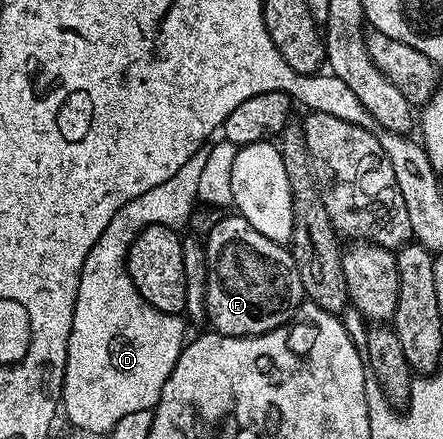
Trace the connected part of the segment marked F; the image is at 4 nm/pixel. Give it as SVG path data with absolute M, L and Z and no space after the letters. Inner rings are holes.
M241 215L233 216L223 216L204 237L208 287L206 315L213 332L224 337L259 337L261 333L283 328L295 320L304 305L302 284L294 257L285 244L260 235L260 231L249 225Z

